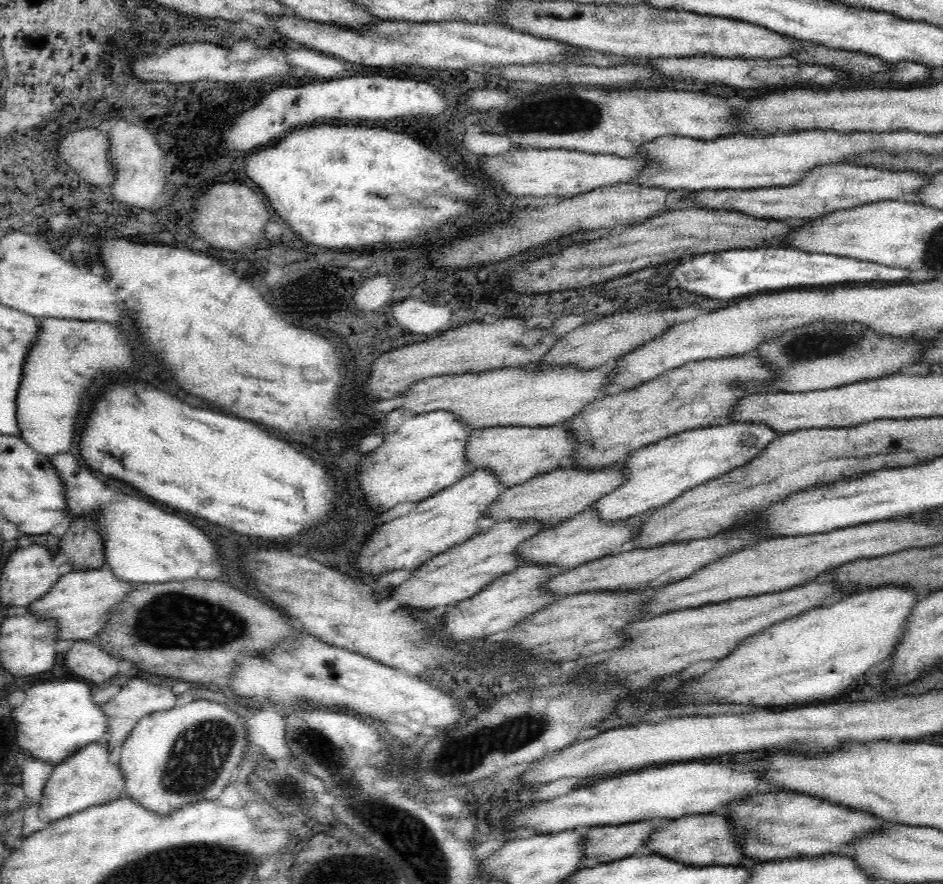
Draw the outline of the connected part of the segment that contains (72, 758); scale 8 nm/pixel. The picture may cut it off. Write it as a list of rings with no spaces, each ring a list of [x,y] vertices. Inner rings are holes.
[[[96,741],[54,764],[38,802],[38,815],[40,819],[53,823],[86,808],[112,802],[126,793],[126,775],[122,773],[119,763],[110,759],[108,743]]]

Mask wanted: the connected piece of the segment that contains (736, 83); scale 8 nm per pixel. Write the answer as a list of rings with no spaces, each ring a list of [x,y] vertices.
[[[696,56],[696,58],[652,58],[646,61],[650,63],[659,74],[674,79],[686,77],[696,78],[702,82],[716,82],[726,84],[737,89],[764,88],[772,89],[788,88],[795,86],[829,87],[839,76],[846,75],[841,70],[834,70],[822,64],[804,64],[796,60],[794,56],[786,56],[780,60],[744,60],[743,58],[714,58],[713,56]]]

